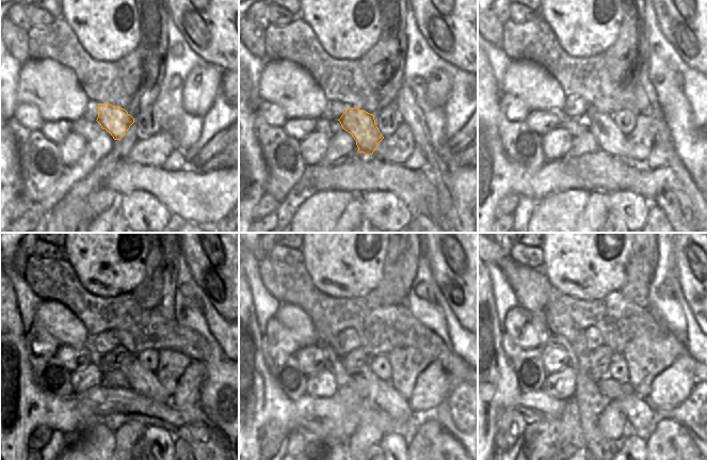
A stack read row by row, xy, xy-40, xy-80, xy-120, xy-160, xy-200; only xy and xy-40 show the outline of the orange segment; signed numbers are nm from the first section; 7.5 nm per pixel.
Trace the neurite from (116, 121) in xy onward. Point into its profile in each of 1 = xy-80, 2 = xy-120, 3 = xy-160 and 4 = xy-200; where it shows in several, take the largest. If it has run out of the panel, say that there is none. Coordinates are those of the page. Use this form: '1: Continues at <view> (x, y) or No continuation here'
1: Continues at xy-80 (611, 141)
2: Continues at xy-120 (139, 381)
3: Continues at xy-160 (382, 393)
4: Continues at xy-200 (640, 415).

